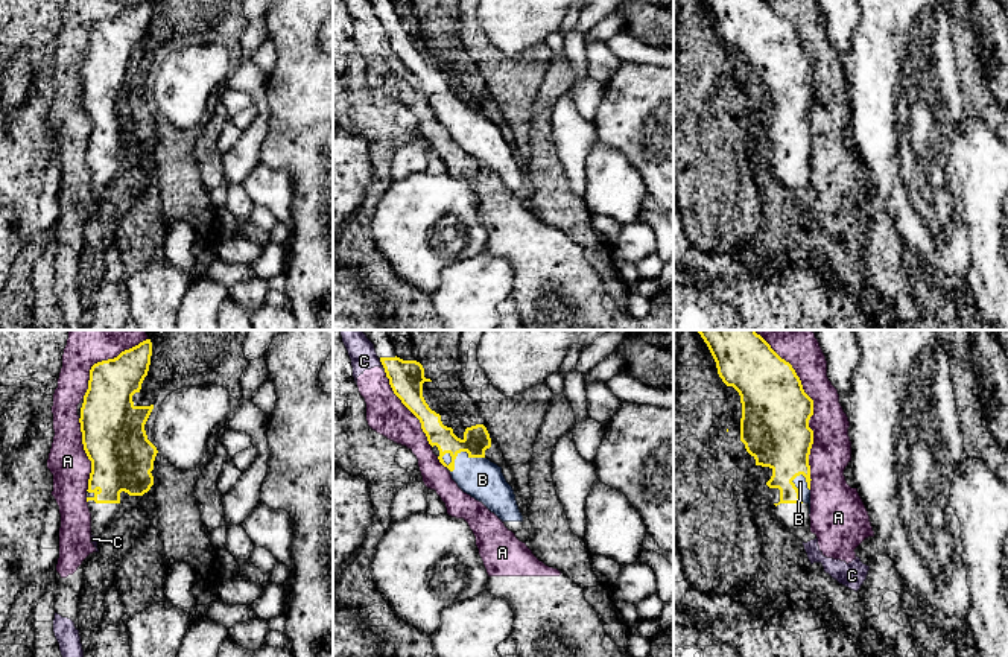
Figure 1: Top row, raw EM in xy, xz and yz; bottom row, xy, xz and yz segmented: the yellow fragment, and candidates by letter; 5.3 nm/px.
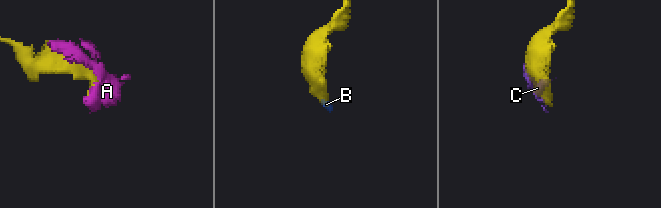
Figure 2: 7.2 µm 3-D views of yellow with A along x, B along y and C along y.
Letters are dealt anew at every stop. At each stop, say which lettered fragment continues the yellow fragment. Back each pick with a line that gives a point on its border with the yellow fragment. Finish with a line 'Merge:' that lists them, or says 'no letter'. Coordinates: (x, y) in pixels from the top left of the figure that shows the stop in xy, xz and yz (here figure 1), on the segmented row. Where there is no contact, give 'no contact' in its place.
B: meets yellow in xz at (462, 450)
Merge: B

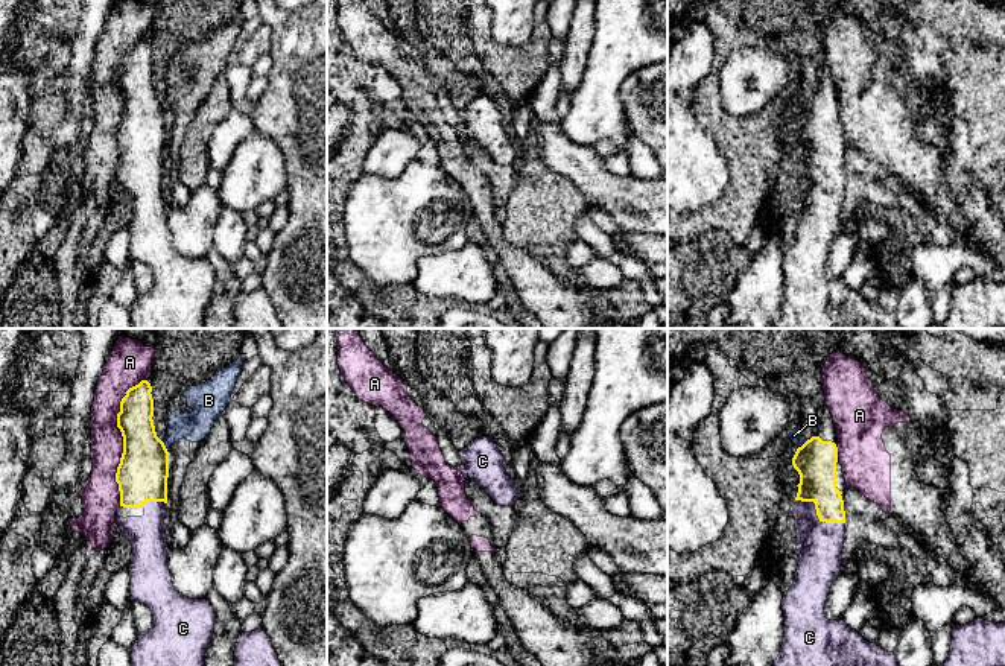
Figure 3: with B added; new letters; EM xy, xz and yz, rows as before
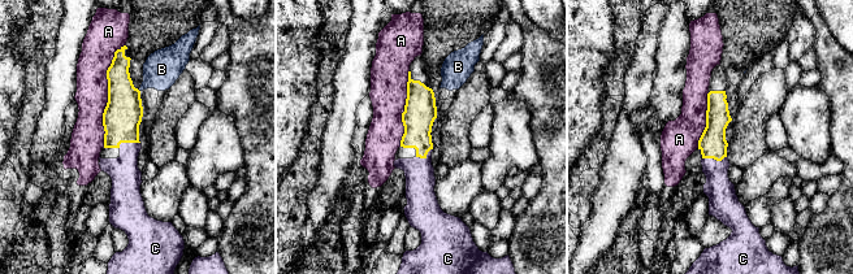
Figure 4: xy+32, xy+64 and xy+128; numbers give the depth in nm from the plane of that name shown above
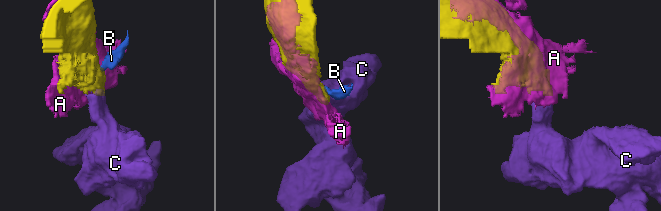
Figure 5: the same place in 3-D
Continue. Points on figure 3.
C: meets yellow in yz at (817, 514)
Merge: C

